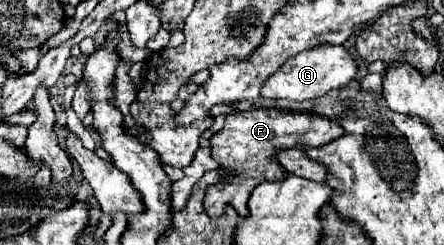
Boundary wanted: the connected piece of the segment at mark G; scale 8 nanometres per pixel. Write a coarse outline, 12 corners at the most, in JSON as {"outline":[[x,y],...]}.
{"outline":[[343,45],[291,57],[261,89],[307,101],[345,87],[357,59]]}

